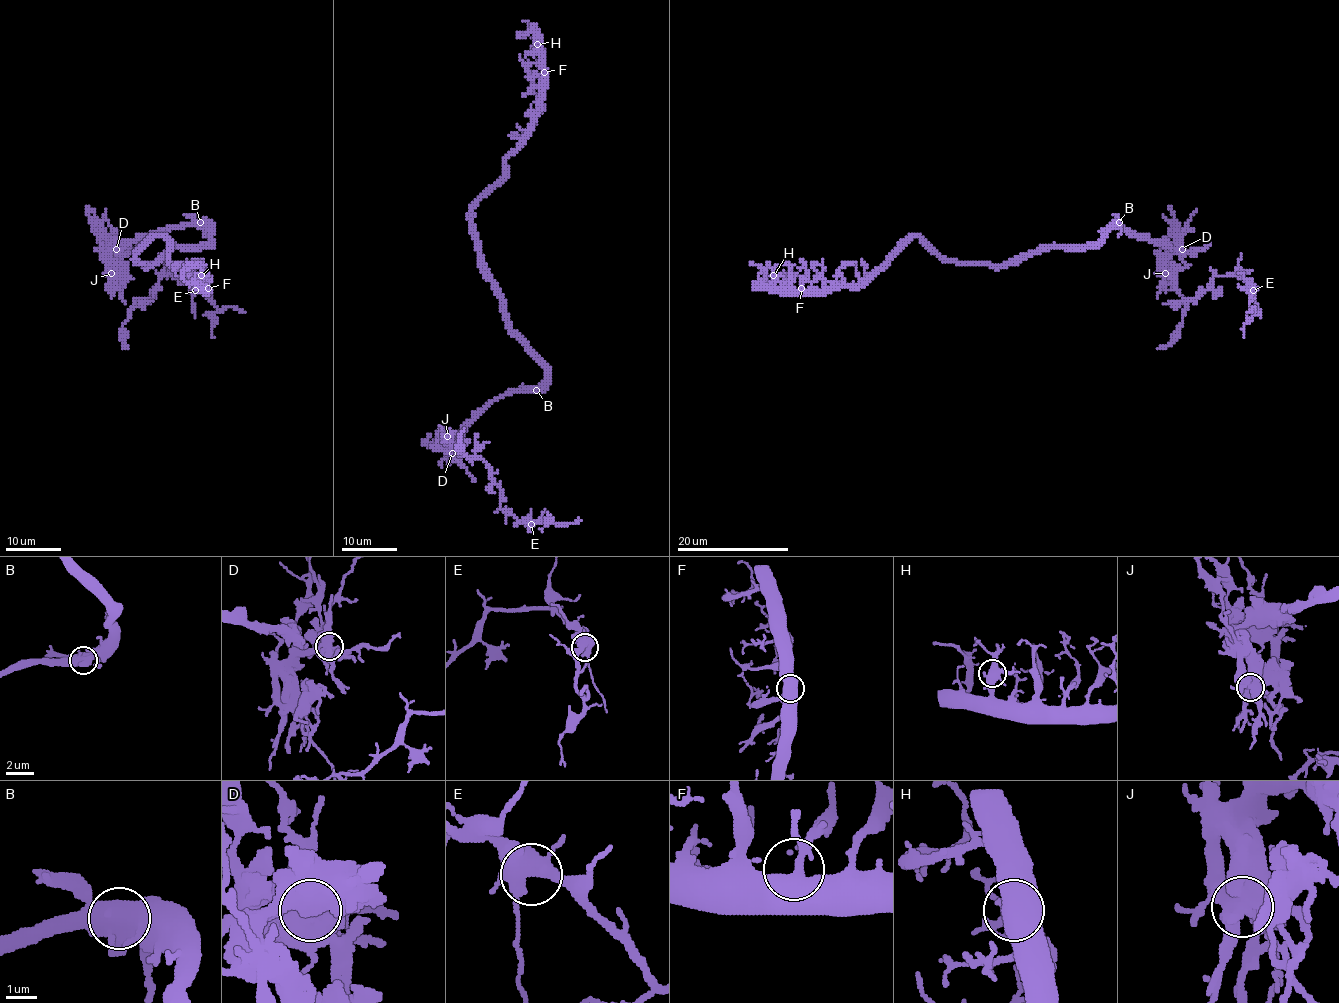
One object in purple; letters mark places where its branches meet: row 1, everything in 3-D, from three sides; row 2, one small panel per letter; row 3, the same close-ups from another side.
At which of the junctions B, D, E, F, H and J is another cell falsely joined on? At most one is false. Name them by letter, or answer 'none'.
J

